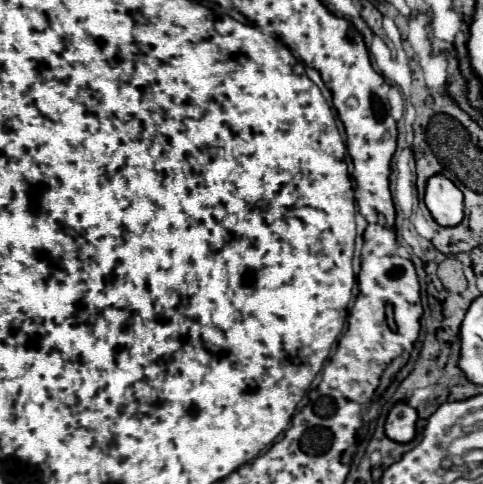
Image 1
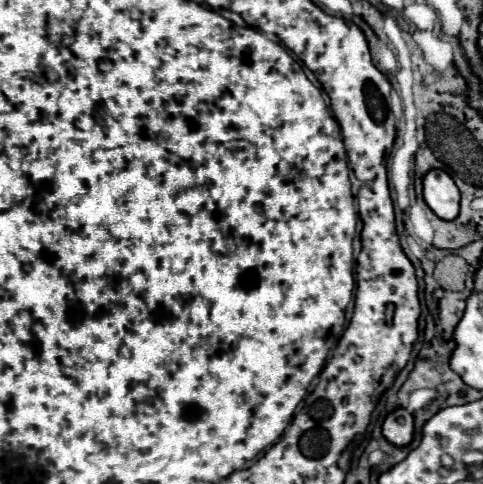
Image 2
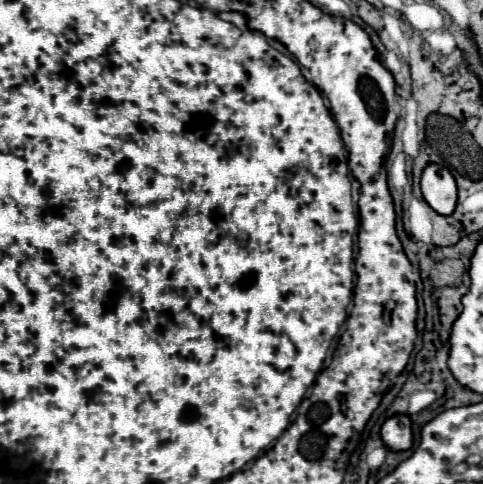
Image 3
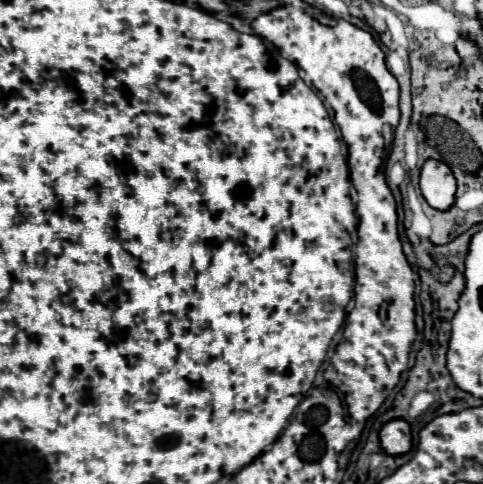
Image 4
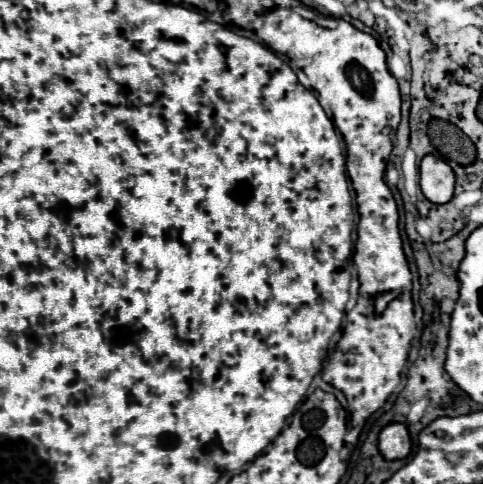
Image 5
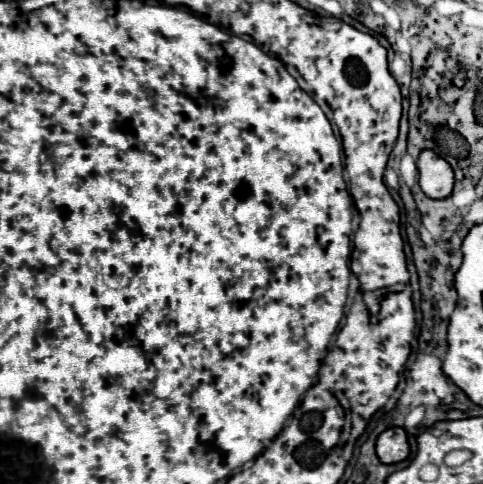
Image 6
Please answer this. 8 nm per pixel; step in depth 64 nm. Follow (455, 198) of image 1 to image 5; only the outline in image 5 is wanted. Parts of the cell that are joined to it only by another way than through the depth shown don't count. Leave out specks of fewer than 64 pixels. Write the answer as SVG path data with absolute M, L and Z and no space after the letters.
M428 154L420 164L420 188L432 204L446 204L454 194L454 172L448 162Z

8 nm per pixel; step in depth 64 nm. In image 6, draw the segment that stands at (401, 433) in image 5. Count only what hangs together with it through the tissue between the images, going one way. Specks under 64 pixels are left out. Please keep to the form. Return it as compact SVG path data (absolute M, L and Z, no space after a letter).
M388 428L378 436L376 454L384 464L402 462L408 458L408 452L410 452L410 446L408 446L408 436L404 428Z

